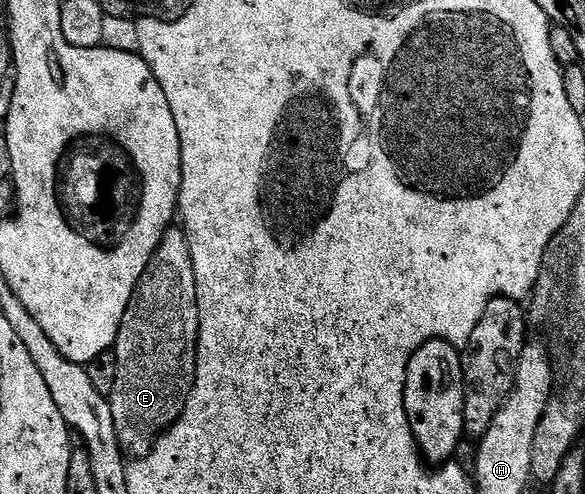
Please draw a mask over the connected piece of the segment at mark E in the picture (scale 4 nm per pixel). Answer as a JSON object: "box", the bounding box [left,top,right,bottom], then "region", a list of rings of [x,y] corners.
{"box":[107,225,200,457],"region":[[[173,225],[162,237],[154,257],[150,257],[150,265],[142,273],[134,293],[130,297],[130,305],[122,317],[122,325],[118,329],[116,338],[115,352],[118,361],[118,373],[114,377],[114,389],[107,395],[107,401],[114,417],[114,429],[120,442],[120,446],[128,457],[139,457],[147,454],[152,449],[153,443],[168,430],[172,424],[178,421],[180,414],[184,412],[184,406],[188,403],[188,398],[192,392],[192,387],[196,383],[196,342],[200,336],[200,314],[198,313],[198,297],[196,296],[196,282],[194,281],[194,261],[190,257],[190,245],[188,238],[185,237],[183,230],[179,226]]]}

